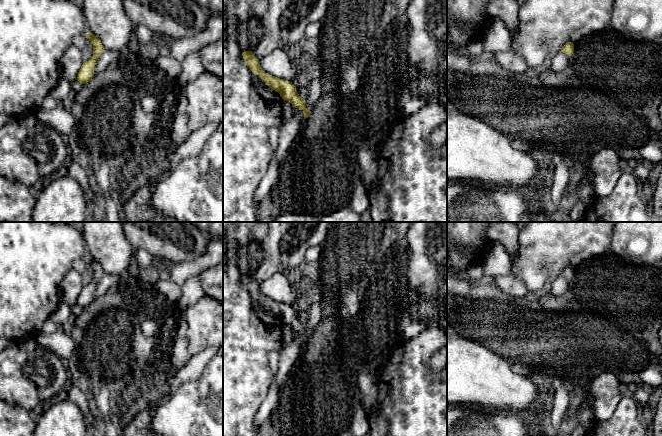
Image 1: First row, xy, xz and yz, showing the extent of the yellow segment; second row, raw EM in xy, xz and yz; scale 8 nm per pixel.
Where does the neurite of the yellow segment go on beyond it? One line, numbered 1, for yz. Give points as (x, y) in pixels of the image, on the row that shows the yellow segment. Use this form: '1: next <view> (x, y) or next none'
1: next none

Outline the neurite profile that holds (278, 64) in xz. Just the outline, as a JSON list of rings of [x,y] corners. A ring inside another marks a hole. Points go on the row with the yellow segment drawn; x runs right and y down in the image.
[[[274,50],[271,54],[261,58],[261,69],[269,75],[292,82],[297,79],[298,72],[286,51]]]

